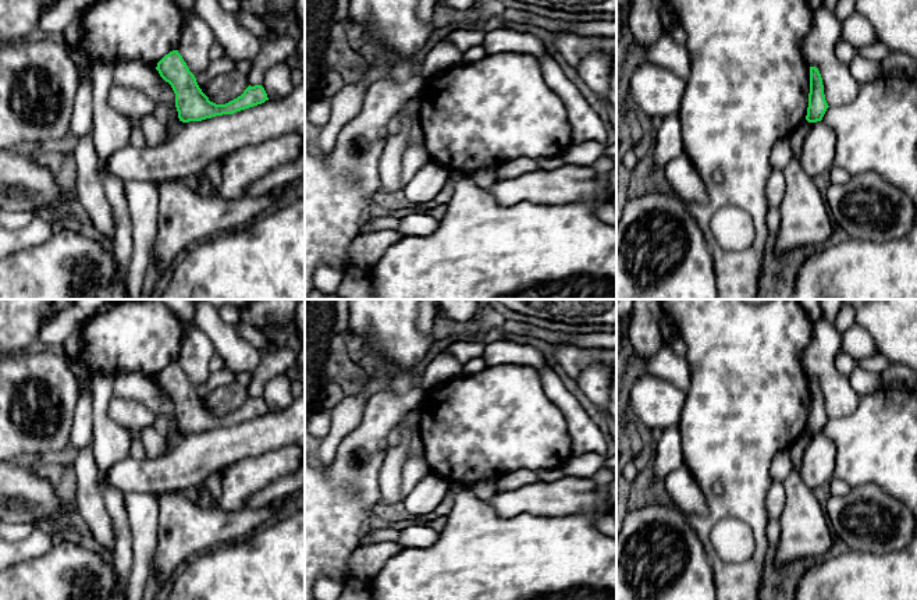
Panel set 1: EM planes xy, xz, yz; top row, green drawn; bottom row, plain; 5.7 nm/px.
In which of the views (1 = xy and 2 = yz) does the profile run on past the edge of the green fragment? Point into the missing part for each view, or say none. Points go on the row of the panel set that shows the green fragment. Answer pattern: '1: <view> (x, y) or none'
1: none
2: none

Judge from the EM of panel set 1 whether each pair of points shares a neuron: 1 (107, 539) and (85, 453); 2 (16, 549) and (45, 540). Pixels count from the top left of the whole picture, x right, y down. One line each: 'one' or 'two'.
1: one
2: one

